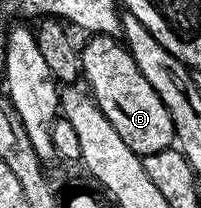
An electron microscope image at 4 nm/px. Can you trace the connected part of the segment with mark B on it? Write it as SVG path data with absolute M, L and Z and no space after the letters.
M91 35L87 40L90 41L80 48L80 72L84 80L86 76L85 87L104 118L112 122L112 130L124 138L124 146L141 157L171 147L175 143L172 114L168 114L168 106L160 102L160 94L152 90L148 78L140 74L140 66L136 66L130 49L113 36Z

